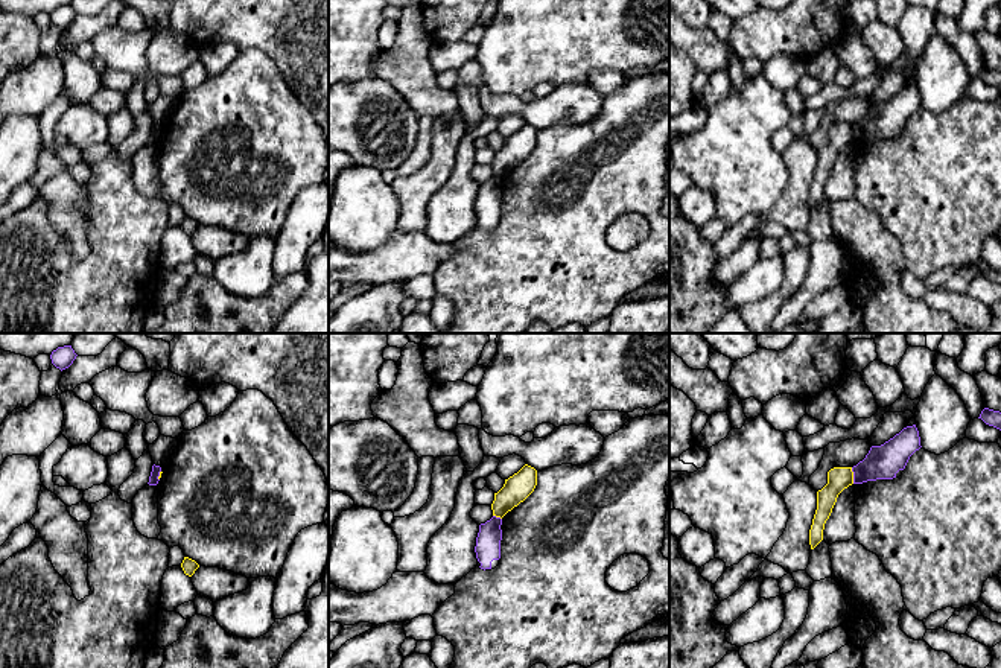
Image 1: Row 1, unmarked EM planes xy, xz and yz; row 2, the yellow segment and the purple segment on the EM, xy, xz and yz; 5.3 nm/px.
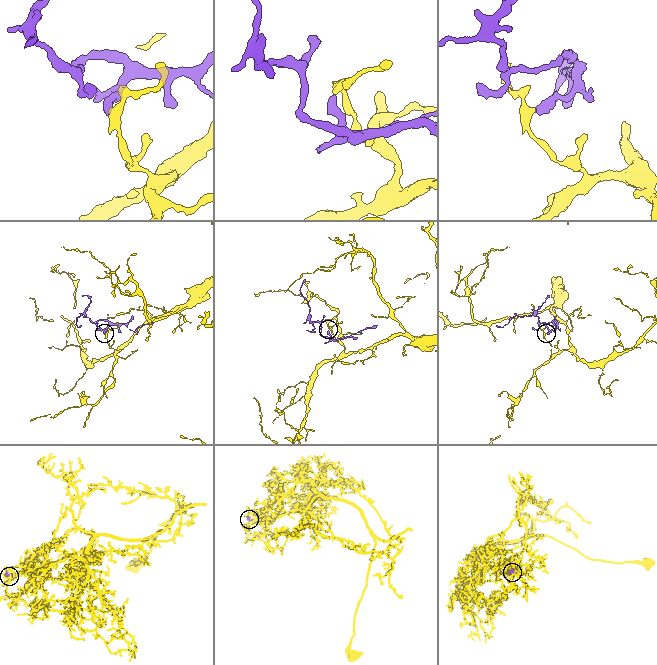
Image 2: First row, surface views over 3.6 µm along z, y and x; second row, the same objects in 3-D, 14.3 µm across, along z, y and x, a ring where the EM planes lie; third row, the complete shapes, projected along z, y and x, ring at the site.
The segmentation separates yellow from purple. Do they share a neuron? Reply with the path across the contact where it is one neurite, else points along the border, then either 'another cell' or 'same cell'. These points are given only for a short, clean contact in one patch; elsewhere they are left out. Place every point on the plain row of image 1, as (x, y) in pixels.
border yz (851, 127), (854, 142); another cell

